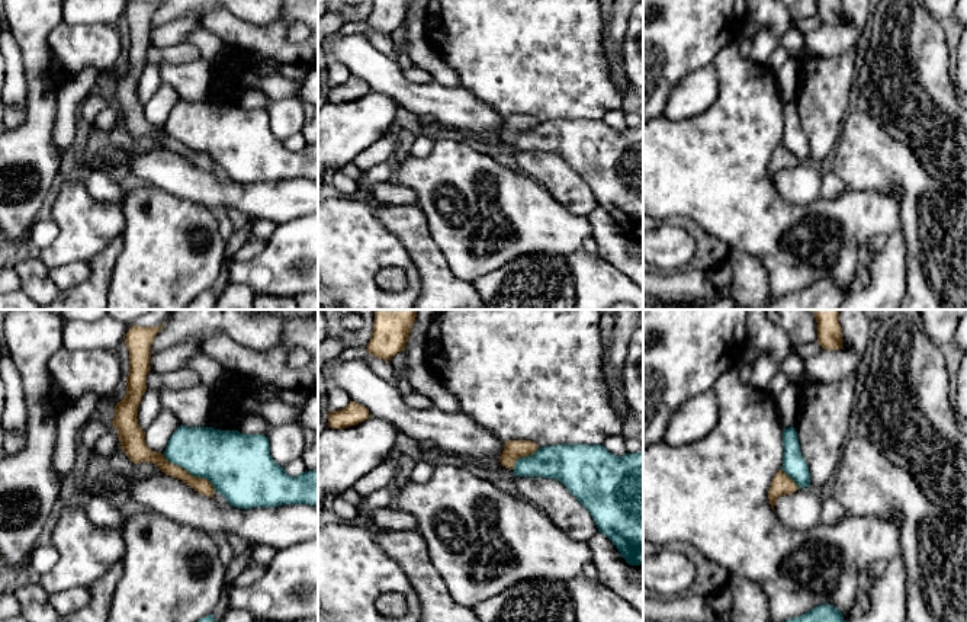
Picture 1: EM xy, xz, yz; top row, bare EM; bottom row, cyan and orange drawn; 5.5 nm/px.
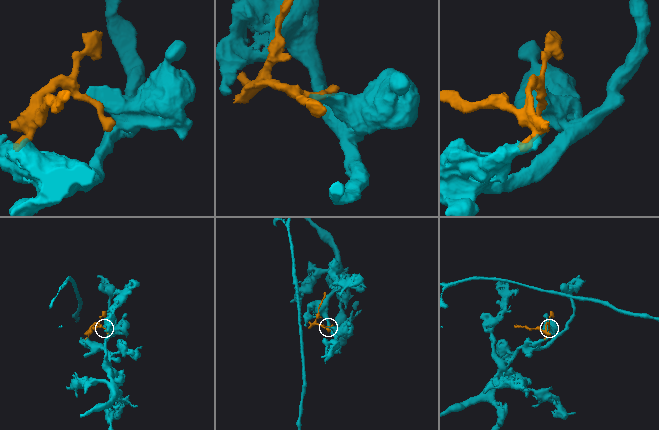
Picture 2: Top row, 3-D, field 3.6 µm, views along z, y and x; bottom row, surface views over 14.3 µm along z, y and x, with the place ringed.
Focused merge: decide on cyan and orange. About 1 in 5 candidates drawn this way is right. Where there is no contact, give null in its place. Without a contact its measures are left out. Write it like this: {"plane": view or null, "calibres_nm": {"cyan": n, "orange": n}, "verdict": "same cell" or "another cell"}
{"plane": "xy", "calibres_nm": {"cyan": 320, "orange": 90}, "verdict": "another cell"}

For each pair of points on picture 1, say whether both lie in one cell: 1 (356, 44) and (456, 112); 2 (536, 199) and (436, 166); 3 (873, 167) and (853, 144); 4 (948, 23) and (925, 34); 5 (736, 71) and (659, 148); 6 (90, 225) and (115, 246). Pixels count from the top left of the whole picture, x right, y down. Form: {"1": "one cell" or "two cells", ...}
{"1": "one cell", "2": "one cell", "3": "one cell", "4": "two cells", "5": "one cell", "6": "two cells"}

